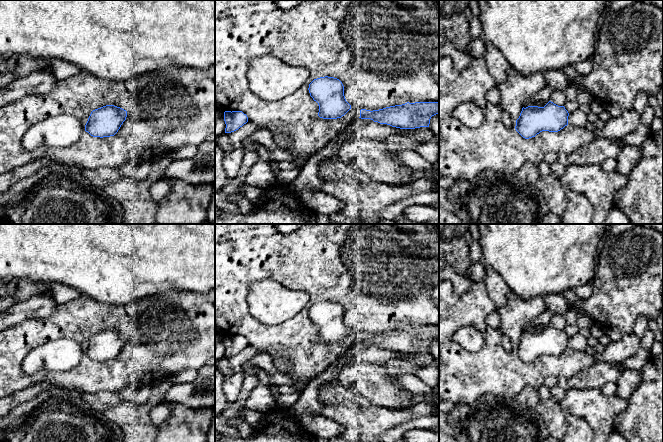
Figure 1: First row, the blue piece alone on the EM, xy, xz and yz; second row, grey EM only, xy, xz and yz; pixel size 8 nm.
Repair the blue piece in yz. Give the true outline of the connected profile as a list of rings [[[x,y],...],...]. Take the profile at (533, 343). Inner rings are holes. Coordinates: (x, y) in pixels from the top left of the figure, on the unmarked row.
[[[551,325],[544,331],[523,331],[515,353],[525,363],[535,361],[542,355],[558,356],[568,349],[568,340],[564,330]]]

